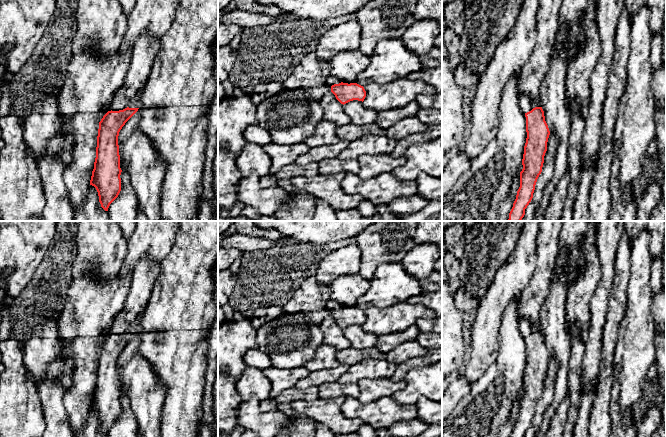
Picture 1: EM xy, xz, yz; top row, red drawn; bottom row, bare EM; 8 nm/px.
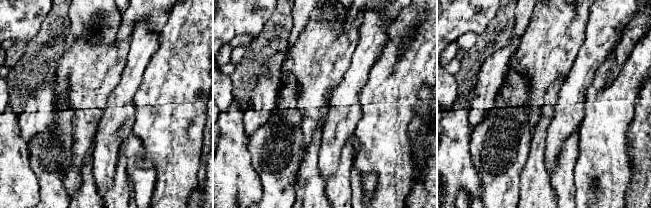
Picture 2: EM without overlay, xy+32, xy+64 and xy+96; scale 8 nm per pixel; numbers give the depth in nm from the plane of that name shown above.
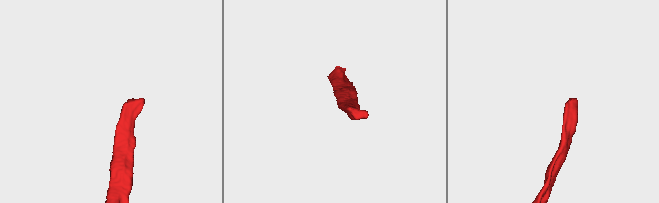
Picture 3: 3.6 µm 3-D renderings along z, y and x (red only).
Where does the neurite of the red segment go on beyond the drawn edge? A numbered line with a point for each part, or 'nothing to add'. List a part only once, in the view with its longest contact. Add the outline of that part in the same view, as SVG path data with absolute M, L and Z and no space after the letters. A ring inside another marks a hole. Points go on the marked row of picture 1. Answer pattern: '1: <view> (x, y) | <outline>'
1: xy (145, 49) | M146 32L134 43L130 66L124 83L116 90L105 112L119 111L129 107L131 100L144 88L161 41Z

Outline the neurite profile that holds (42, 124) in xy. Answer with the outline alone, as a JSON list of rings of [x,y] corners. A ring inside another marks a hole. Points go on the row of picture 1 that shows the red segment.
[[[49,94],[36,102],[23,125],[27,149],[37,162],[47,151],[50,141],[59,134],[58,96]]]

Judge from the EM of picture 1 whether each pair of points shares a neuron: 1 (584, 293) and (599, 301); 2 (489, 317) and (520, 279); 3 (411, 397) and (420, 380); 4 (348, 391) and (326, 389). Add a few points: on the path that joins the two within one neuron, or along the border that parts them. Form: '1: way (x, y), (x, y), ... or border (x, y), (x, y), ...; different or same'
1: border (600, 275), (600, 281), (590, 303), (589, 320); different
2: way (492, 308), (511, 288); same
3: way (411, 393), (418, 384); same
4: way (343, 390), (331, 389); same

